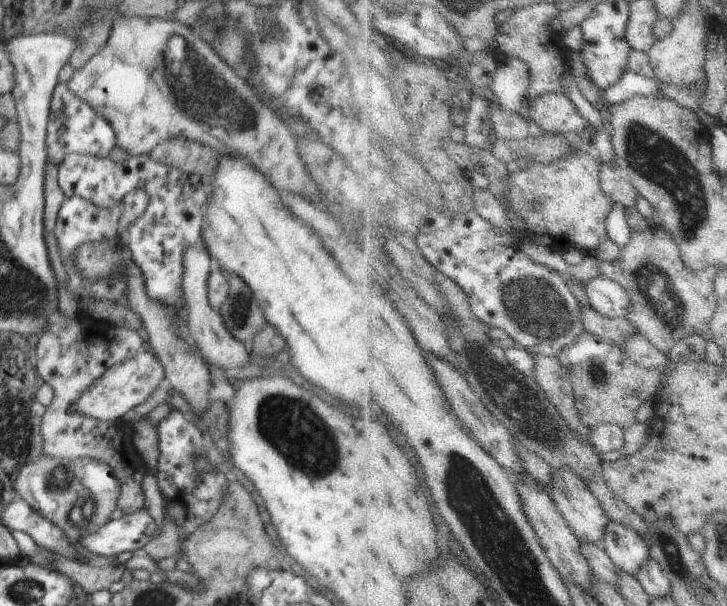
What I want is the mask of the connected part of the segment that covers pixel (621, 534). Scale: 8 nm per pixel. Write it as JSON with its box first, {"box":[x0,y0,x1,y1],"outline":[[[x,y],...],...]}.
{"box":[602,521,652,577],"outline":[[[616,521],[608,526],[602,545],[608,550],[619,570],[636,577],[642,566],[652,557],[645,537],[636,528]]]}

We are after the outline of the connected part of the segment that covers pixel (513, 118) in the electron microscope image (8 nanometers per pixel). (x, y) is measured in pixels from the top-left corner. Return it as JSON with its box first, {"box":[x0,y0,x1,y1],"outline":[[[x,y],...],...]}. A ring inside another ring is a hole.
{"box":[490,103,537,140],"outline":[[[490,103],[490,116],[496,132],[500,139],[504,140],[524,140],[532,136],[537,129],[532,122],[523,113],[509,112],[504,110],[499,103]]]}

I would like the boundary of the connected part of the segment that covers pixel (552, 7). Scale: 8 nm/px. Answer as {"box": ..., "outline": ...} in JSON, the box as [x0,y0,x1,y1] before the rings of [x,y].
{"box":[497,3,570,107],"outline":[[[536,3],[525,9],[516,10],[508,22],[498,25],[497,41],[502,52],[506,53],[509,59],[520,58],[530,64],[534,78],[526,101],[527,107],[531,106],[531,100],[546,92],[566,93],[564,74],[570,67],[570,50],[562,43],[564,32],[557,33],[552,30],[552,24],[556,22],[560,12],[560,8],[554,3]]]}

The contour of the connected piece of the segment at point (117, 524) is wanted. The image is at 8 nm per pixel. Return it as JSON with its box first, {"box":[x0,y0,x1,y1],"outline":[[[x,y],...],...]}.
{"box":[80,508,156,558],"outline":[[[145,508],[108,521],[97,532],[86,534],[80,546],[90,554],[115,558],[124,552],[141,553],[156,532],[156,522]]]}

